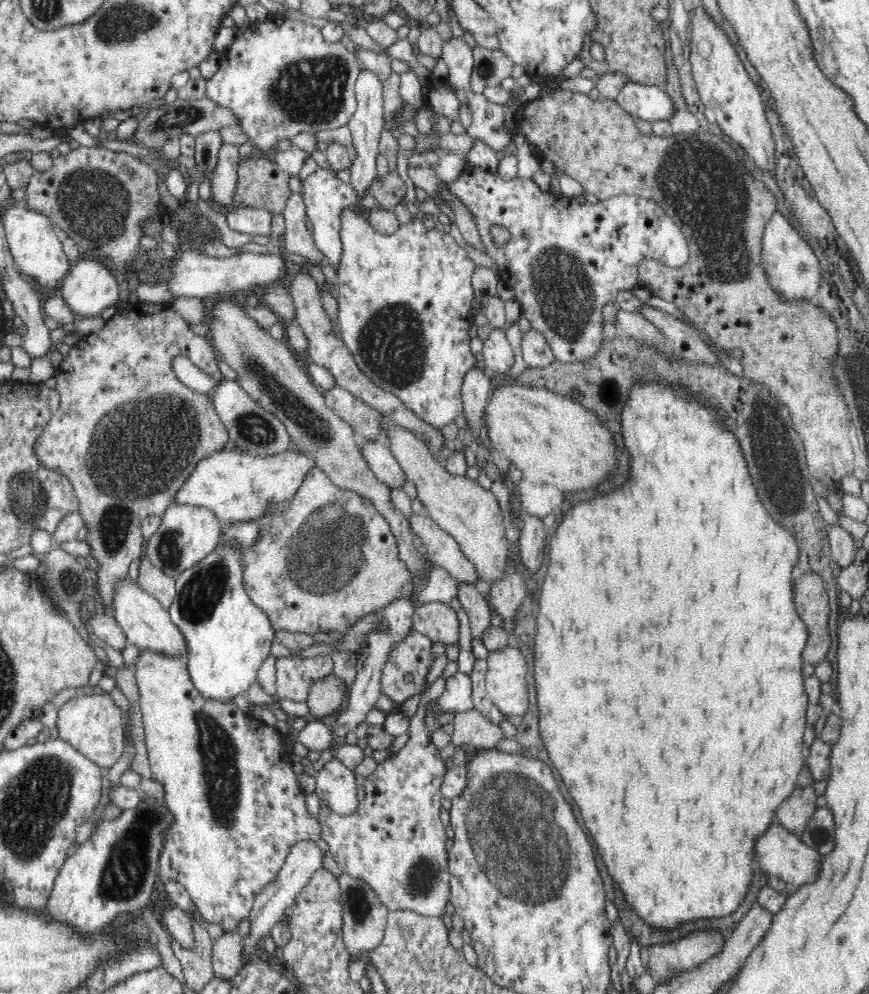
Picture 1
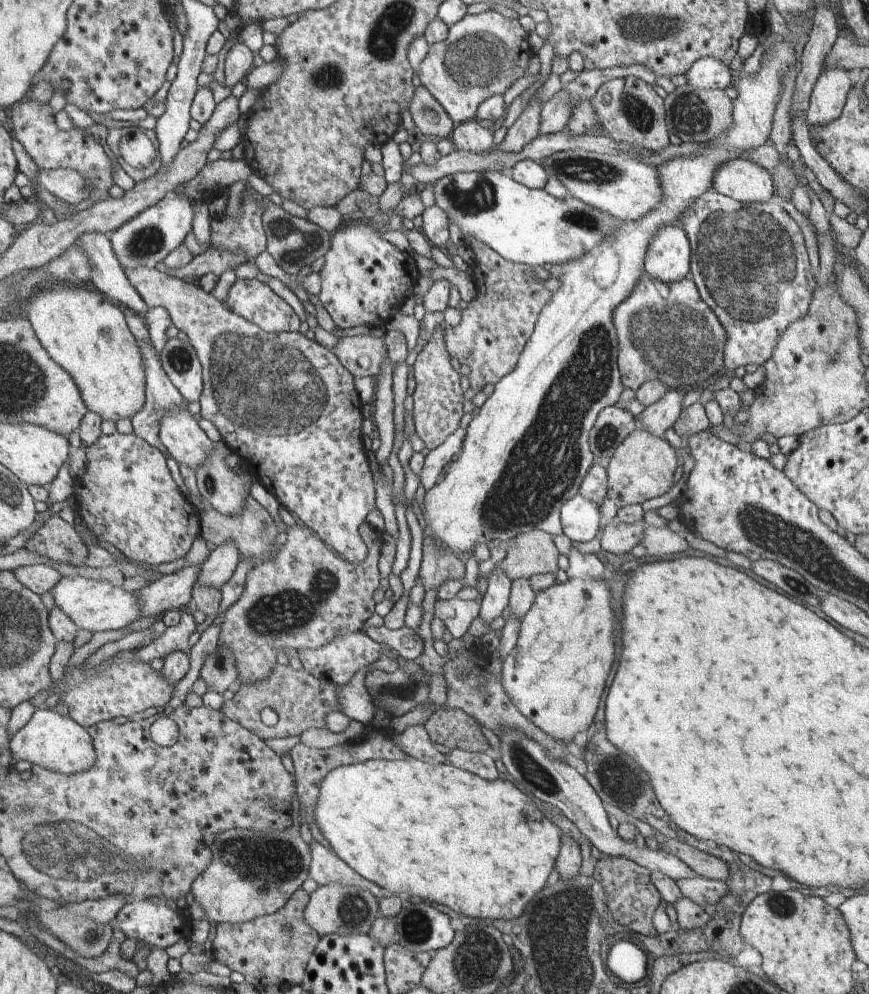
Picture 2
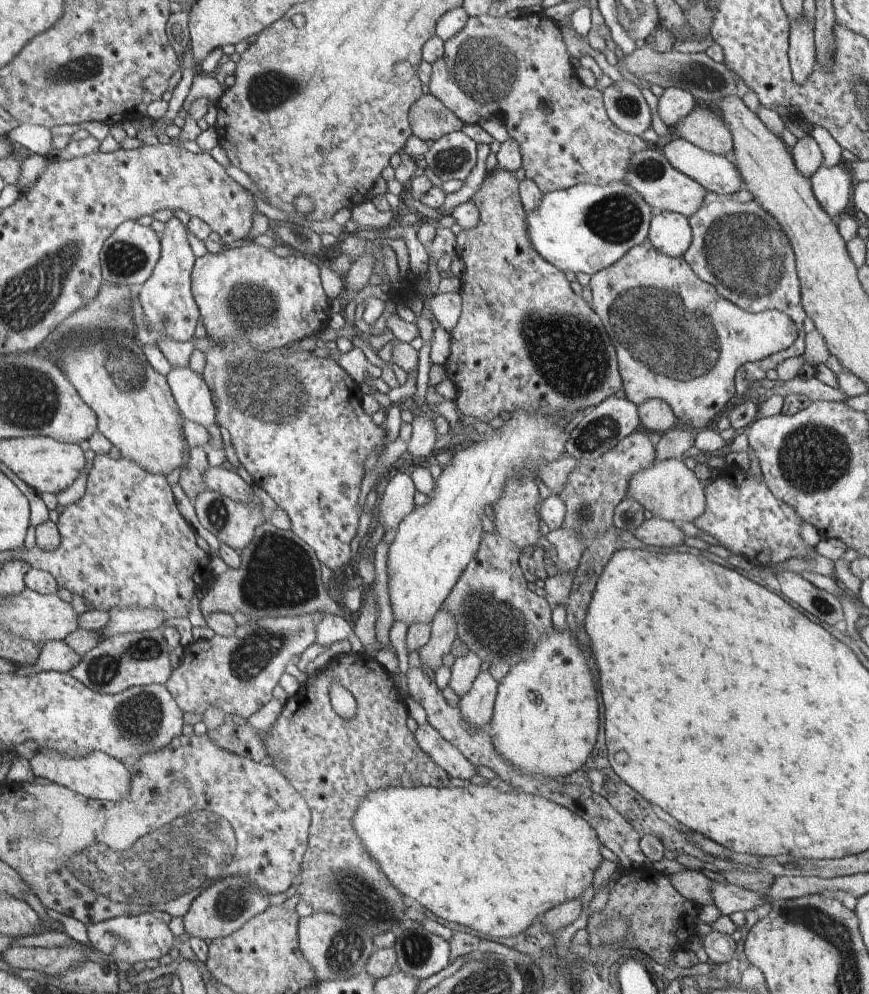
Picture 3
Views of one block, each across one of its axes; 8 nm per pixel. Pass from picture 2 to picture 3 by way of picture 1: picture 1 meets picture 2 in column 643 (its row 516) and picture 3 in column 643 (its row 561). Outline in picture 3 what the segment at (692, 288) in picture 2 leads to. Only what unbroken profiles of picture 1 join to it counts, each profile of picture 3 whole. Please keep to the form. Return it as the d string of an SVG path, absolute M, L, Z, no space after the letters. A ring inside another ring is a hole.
M648 240L631 248L610 267L603 268L591 278L593 306L607 324L612 340L616 339L624 392L635 405L660 399L671 405L677 420L691 429L706 428L728 404L734 394L735 376L743 364L756 362L780 353L798 338L796 323L785 312L776 309L750 312L720 296L715 285L700 277L684 260L666 256Z

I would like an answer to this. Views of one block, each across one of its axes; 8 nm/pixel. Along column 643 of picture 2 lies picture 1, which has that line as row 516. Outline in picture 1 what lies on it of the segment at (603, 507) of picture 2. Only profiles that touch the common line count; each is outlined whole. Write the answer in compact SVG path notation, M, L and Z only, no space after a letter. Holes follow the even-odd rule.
M386 418L382 420L382 428L384 434L390 442L392 454L395 456L397 463L400 465L401 470L404 471L405 480L410 480L416 490L418 490L417 498L426 506L428 516L444 530L460 545L460 549L464 556L474 564L480 580L486 581L491 584L497 581L505 570L503 568L507 563L507 554L509 553L510 543L506 538L505 525L506 521L502 517L502 510L498 505L498 500L492 491L483 488L476 479L470 479L466 474L455 475L448 472L445 462L441 463L434 455L434 452L429 446L419 439L412 431L405 429L403 426L394 426L390 422L386 422Z

